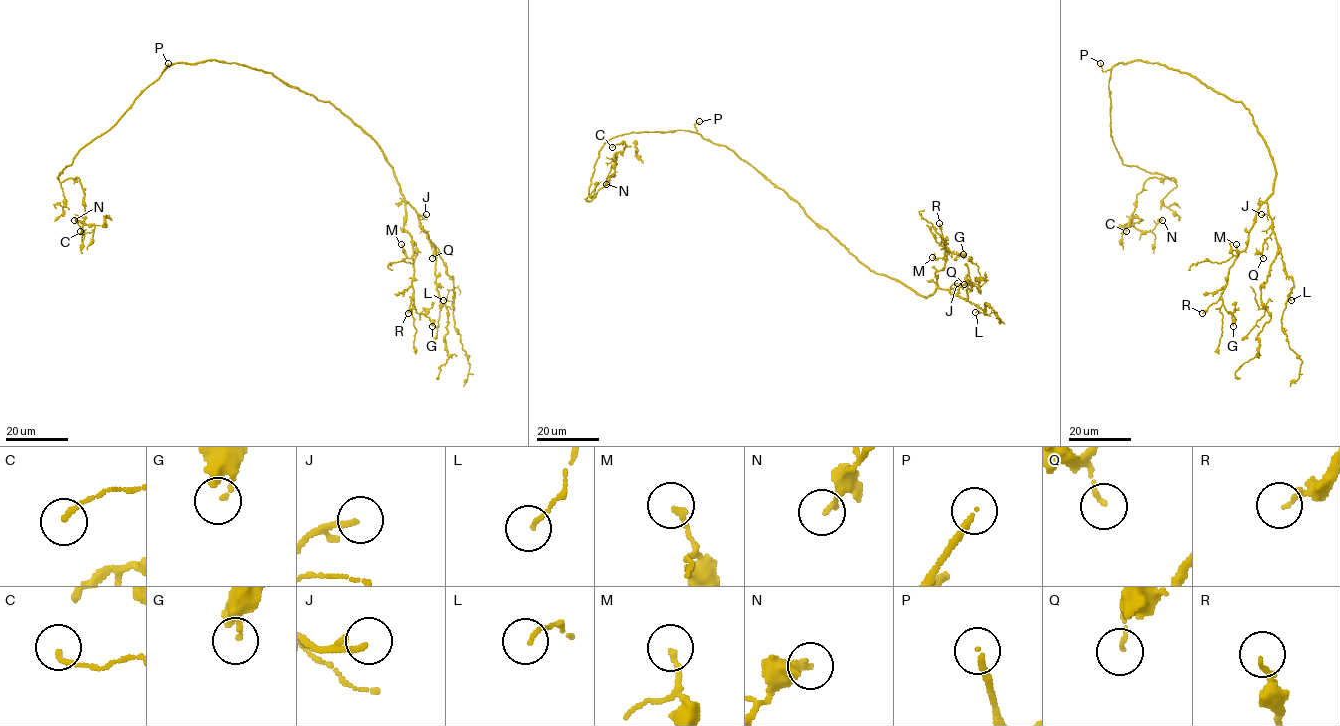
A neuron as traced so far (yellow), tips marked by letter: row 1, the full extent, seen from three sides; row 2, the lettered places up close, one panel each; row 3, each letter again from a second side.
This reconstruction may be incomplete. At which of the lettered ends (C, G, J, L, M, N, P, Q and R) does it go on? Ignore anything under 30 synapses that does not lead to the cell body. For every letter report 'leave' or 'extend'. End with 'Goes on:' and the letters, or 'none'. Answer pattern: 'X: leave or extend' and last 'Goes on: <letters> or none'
C: leave
G: leave
J: leave
L: leave
M: leave
N: leave
P: extend
Q: leave
R: leave
Goes on: P

